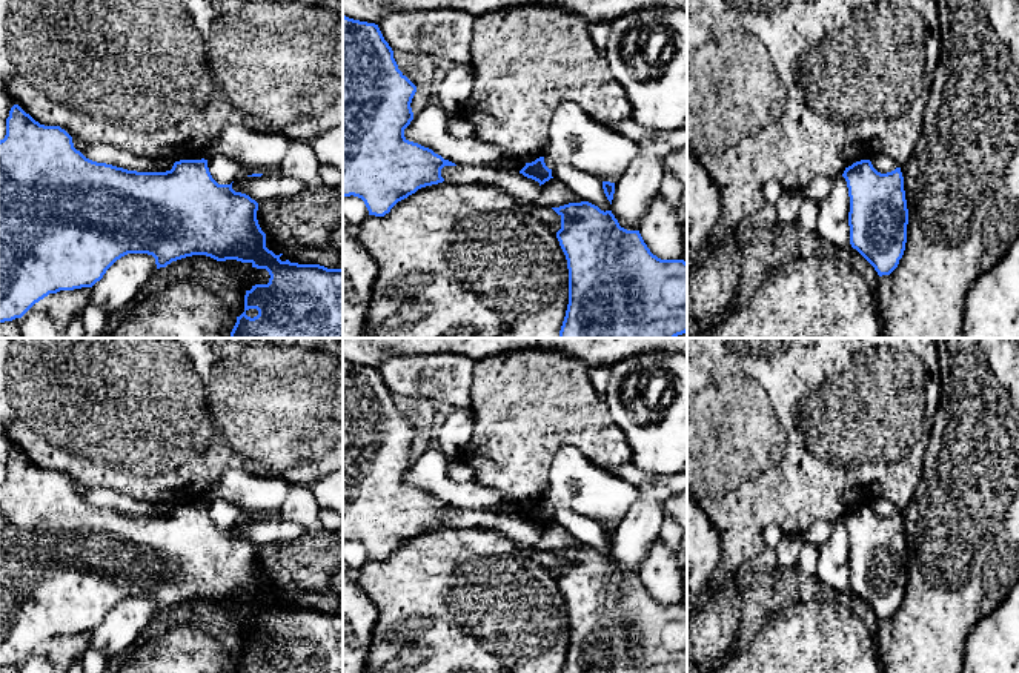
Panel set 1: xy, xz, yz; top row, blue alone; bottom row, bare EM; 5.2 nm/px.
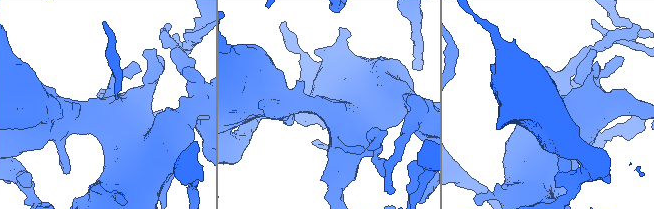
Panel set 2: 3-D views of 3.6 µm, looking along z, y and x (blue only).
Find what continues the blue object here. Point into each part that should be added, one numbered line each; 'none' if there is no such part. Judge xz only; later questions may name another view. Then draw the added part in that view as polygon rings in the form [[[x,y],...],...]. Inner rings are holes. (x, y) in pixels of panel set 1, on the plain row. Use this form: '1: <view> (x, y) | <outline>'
none

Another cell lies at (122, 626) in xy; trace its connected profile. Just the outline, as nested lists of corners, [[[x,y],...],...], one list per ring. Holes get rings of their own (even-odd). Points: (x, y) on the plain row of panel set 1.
[[[128,598],[117,604],[91,632],[89,647],[111,661],[134,645],[140,632],[157,615],[155,602],[148,598]]]

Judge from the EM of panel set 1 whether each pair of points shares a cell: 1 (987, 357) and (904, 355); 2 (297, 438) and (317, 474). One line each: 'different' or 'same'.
1: different
2: same

